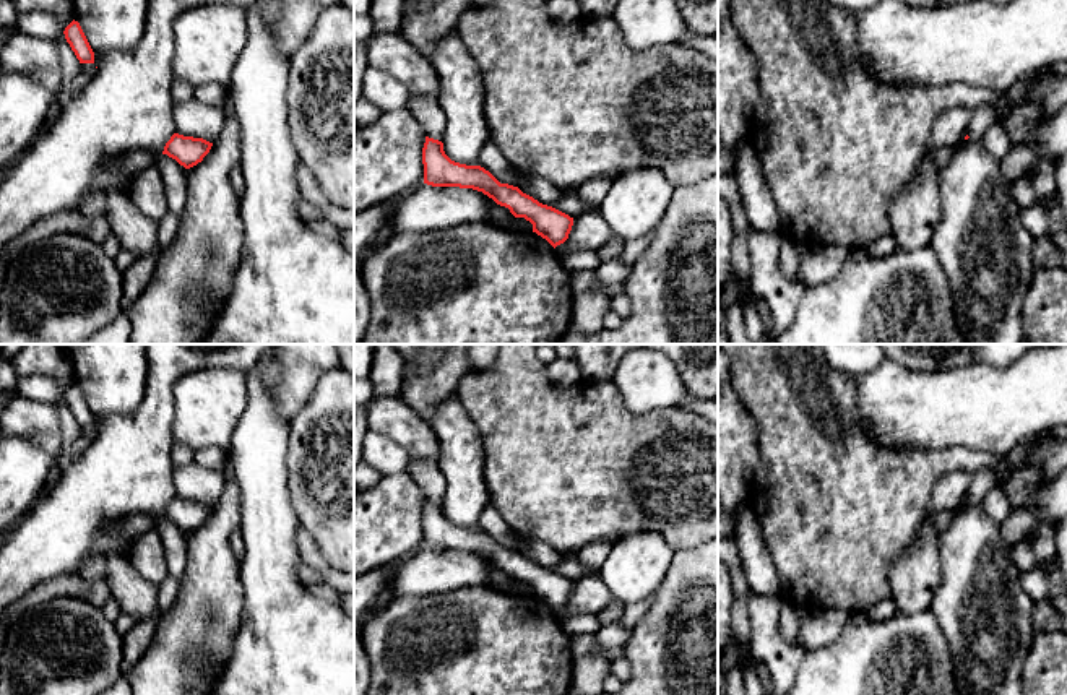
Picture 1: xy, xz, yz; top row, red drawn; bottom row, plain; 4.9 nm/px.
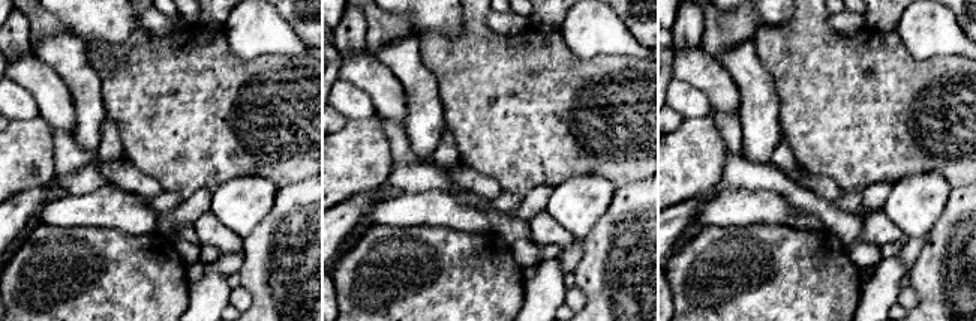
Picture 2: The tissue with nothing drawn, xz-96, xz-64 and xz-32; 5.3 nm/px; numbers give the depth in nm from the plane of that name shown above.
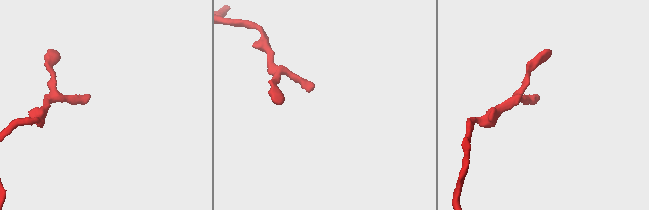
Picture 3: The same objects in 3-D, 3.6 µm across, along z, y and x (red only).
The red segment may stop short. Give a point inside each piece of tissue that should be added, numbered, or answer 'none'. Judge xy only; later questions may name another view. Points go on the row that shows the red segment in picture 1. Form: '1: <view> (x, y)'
none

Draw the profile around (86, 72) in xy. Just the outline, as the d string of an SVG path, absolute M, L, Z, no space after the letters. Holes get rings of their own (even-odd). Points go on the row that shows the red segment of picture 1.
M94 54L93 63L81 63L80 75L70 86L60 86L57 93L57 110L63 109L76 93L80 93L94 76L99 57Z

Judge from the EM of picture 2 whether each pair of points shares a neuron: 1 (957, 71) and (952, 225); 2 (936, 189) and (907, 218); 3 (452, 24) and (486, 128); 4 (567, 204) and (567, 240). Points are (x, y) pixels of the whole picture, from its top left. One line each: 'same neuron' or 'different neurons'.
1: different neurons
2: same neuron
3: different neurons
4: different neurons

